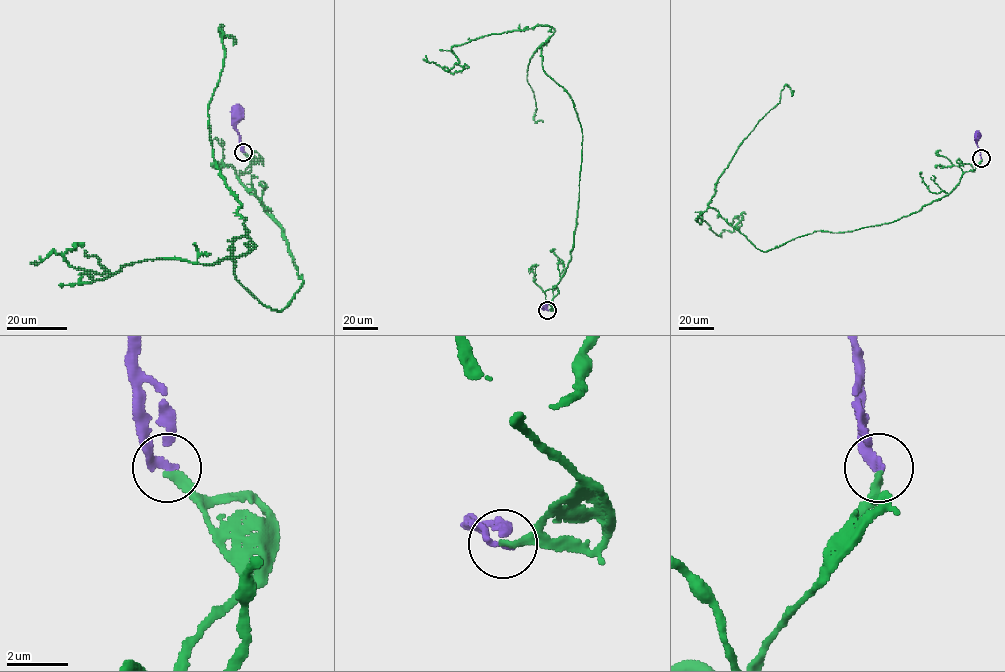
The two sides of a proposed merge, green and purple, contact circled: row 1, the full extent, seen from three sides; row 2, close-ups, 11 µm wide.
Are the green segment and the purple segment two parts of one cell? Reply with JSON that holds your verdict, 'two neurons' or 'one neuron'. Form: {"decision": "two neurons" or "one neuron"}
{"decision": "one neuron"}

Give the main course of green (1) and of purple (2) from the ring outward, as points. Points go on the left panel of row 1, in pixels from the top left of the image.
1: (243, 152), (302, 275), (282, 311), (236, 279), (246, 236), (213, 263), (80, 283), (61, 254), (34, 260)
2: (243, 152), (236, 129), (236, 113)

